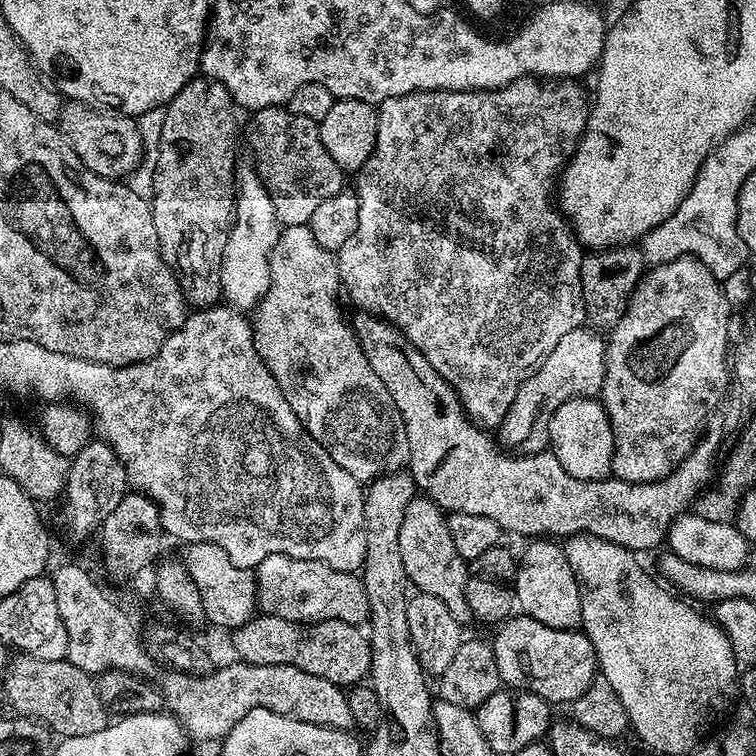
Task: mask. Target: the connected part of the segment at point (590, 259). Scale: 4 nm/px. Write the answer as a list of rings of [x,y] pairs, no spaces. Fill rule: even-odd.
[[[623,245],[616,249],[601,249],[587,253],[582,262],[582,294],[585,321],[596,330],[610,330],[621,320],[629,306],[633,290],[646,271],[641,249]]]

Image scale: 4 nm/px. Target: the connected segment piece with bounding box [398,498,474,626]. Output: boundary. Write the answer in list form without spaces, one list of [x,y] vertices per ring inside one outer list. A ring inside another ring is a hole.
[[[413,498],[406,506],[402,528],[398,530],[398,550],[402,554],[402,566],[411,587],[417,593],[434,595],[450,610],[460,625],[473,623],[473,613],[466,598],[469,565],[460,557],[458,550],[454,550],[454,540],[450,538],[448,516],[444,509],[433,500]]]

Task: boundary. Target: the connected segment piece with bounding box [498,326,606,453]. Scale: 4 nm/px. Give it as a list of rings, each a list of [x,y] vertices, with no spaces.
[[[584,326],[572,328],[570,334],[566,334],[566,338],[558,341],[558,346],[552,356],[546,358],[546,362],[542,362],[540,369],[525,384],[521,384],[520,389],[516,391],[516,397],[506,414],[506,418],[498,425],[498,433],[500,432],[501,436],[499,439],[501,441],[503,441],[502,439],[509,440],[512,444],[518,443],[521,439],[520,444],[524,447],[521,449],[525,453],[545,451],[545,441],[548,438],[548,418],[554,414],[554,410],[558,410],[558,406],[562,406],[562,402],[573,400],[575,396],[595,397],[604,385],[605,351],[606,340],[599,331],[589,330]]]

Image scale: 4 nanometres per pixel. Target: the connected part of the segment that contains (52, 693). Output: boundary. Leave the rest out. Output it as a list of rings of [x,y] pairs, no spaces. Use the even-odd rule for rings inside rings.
[[[23,654],[13,655],[2,680],[2,691],[8,695],[11,711],[39,720],[45,728],[54,730],[57,737],[98,734],[98,730],[107,728],[110,723],[110,712],[98,694],[96,680],[78,670],[67,658],[39,660]]]

